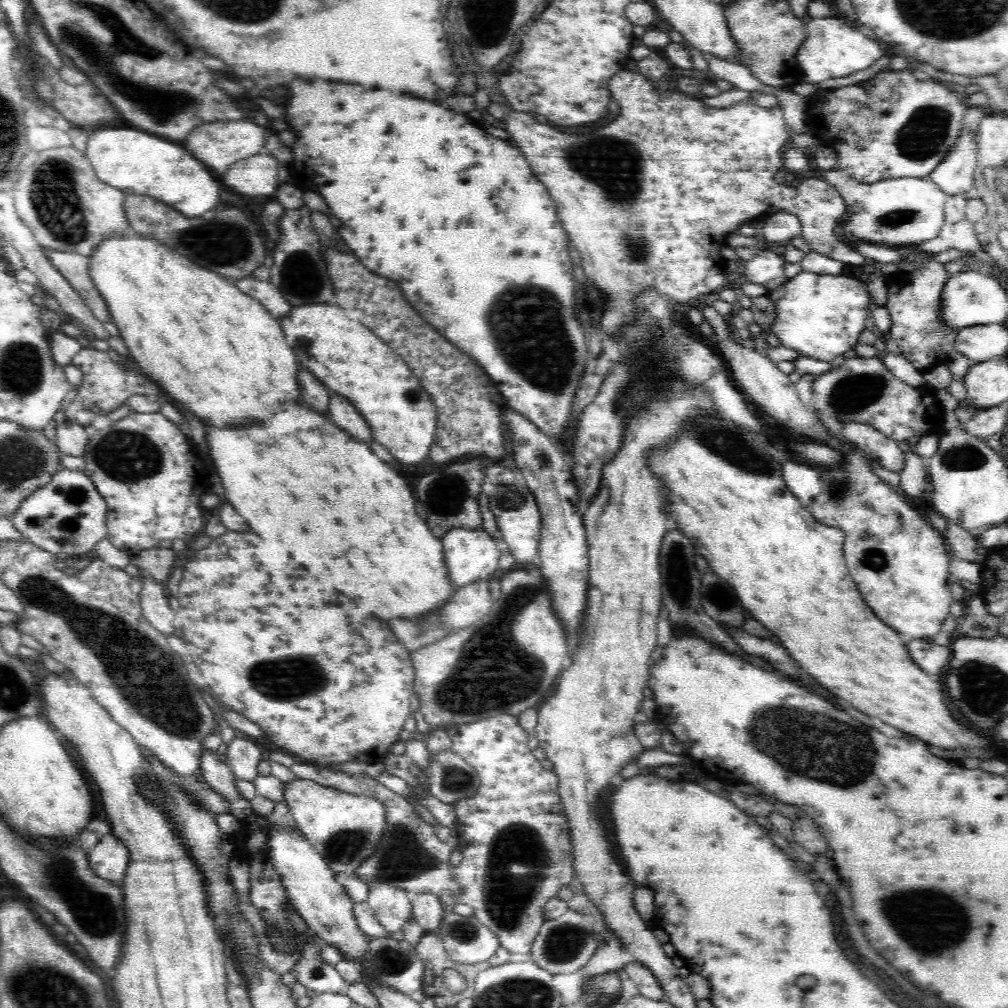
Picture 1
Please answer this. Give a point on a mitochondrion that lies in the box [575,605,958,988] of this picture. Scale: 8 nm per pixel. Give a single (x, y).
(822, 747)

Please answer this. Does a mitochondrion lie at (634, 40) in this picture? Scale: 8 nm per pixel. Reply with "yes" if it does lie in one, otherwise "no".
no

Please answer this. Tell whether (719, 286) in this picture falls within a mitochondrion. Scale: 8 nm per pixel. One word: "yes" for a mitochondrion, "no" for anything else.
no

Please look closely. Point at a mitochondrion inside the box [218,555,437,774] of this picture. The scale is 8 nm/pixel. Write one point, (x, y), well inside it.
(271, 678)

